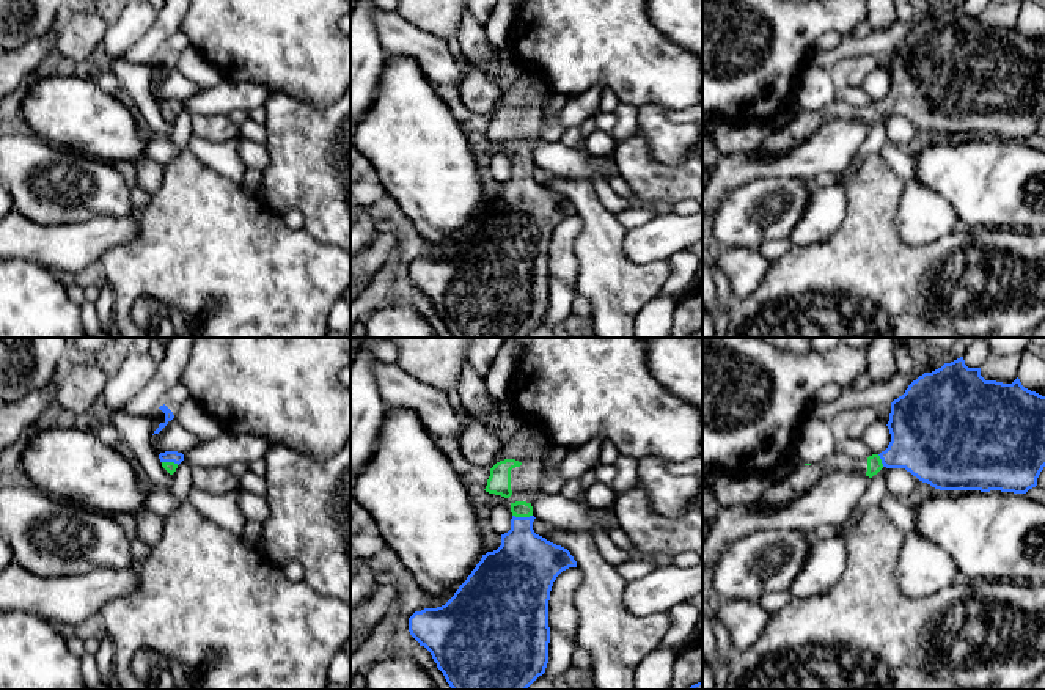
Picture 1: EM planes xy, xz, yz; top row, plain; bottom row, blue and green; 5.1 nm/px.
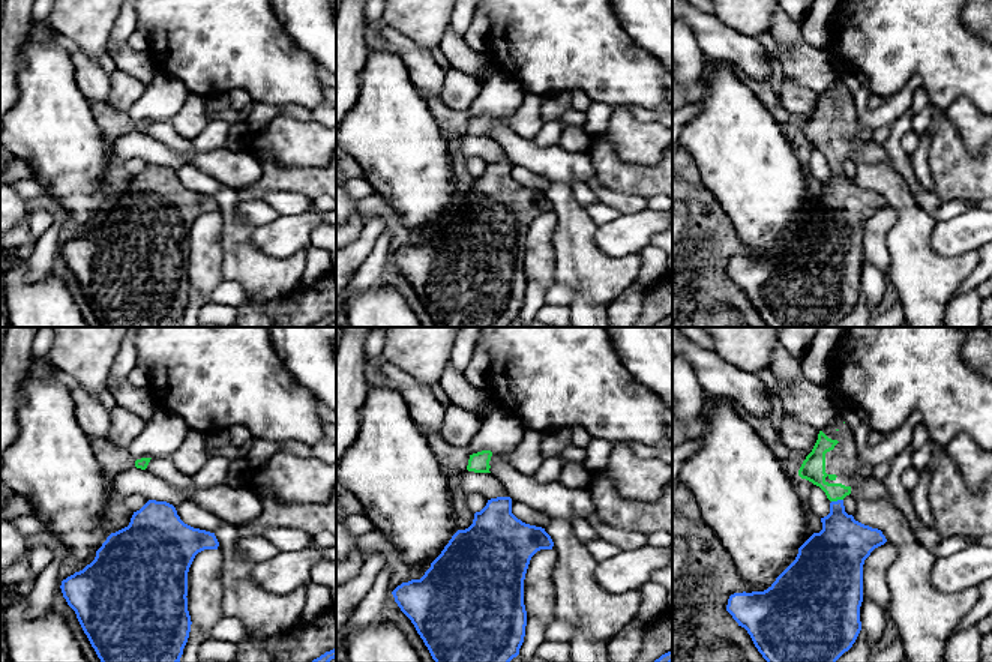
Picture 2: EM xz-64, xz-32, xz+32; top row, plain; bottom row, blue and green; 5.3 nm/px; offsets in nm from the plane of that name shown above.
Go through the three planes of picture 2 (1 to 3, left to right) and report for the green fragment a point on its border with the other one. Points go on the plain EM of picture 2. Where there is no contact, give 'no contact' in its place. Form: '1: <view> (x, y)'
1: no contact
2: no contact
3: xz+32 (838, 164)

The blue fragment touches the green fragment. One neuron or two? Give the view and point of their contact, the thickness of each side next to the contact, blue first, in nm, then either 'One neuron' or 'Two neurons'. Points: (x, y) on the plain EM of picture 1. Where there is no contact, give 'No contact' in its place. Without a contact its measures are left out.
Touches blue at xz (522, 165). Thickness 320 nm (blue) against 80 nm. One neuron

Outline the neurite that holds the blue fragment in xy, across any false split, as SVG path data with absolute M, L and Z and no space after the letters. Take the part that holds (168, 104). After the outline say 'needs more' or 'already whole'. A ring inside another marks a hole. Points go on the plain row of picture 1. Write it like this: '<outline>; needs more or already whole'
M165 99L159 102L162 115L173 123L178 113L184 108L184 102L178 99Z; needs more

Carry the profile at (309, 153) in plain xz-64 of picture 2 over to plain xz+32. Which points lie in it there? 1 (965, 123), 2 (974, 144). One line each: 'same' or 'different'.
1: same
2: same

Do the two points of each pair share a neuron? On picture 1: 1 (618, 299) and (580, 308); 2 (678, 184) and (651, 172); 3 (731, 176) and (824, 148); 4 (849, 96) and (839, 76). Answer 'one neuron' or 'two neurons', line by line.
1: two neurons
2: one neuron
3: one neuron
4: two neurons

